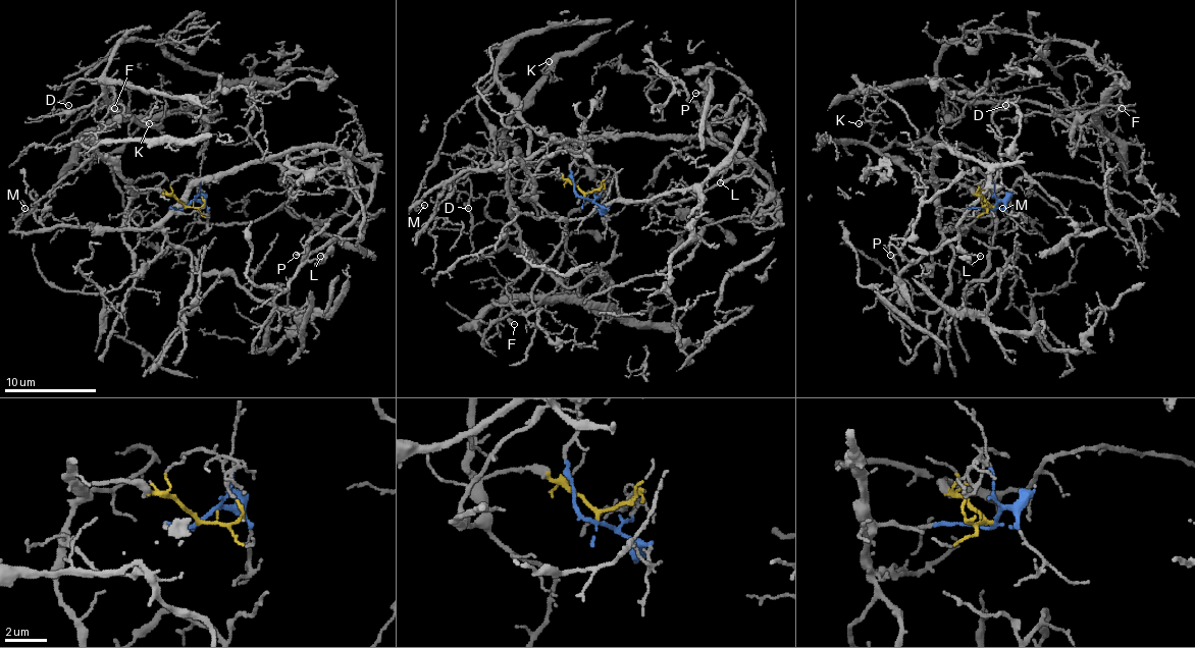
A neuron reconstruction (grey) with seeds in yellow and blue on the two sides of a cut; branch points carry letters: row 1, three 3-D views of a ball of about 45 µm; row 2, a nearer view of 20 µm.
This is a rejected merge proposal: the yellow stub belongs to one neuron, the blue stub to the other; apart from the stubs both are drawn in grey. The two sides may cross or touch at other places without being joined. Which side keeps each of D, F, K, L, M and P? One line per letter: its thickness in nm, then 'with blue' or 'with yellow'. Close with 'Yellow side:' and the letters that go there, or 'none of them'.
D: 80 nm | with yellow
F: 130 nm | with yellow
K: 100 nm | with yellow
L: 100 nm | with blue
M: 90 nm | with blue
P: 110 nm | with blue
Yellow side: D, F, K

